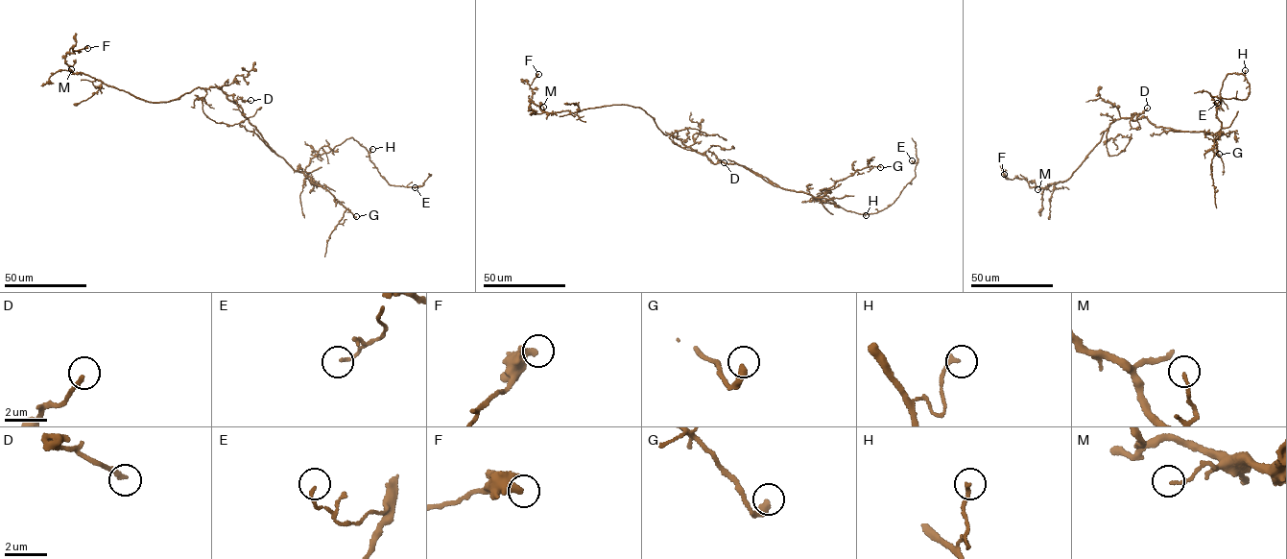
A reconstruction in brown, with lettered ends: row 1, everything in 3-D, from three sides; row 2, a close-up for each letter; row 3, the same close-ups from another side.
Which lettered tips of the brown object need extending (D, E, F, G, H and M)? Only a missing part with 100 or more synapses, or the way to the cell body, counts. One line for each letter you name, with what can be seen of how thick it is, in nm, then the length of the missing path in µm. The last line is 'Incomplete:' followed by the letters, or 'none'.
Incomplete: none

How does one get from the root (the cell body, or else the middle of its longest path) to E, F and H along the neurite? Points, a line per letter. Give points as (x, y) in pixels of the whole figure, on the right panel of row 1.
E: (1155, 126), (1213, 134), (1222, 125), (1216, 114), (1224, 80), (1244, 75), (1248, 97), (1217, 103)
F: (1155, 126), (1146, 116), (1115, 120), (1068, 180), (1045, 189), (1004, 174)
H: (1155, 126), (1213, 134), (1222, 125), (1216, 114), (1221, 106), (1224, 80), (1229, 73), (1245, 75), (1245, 70)

